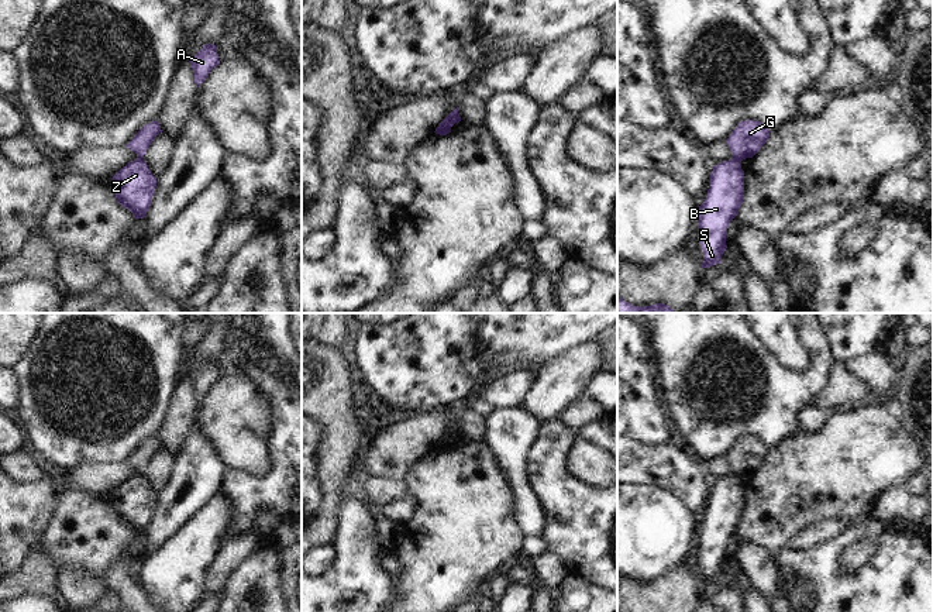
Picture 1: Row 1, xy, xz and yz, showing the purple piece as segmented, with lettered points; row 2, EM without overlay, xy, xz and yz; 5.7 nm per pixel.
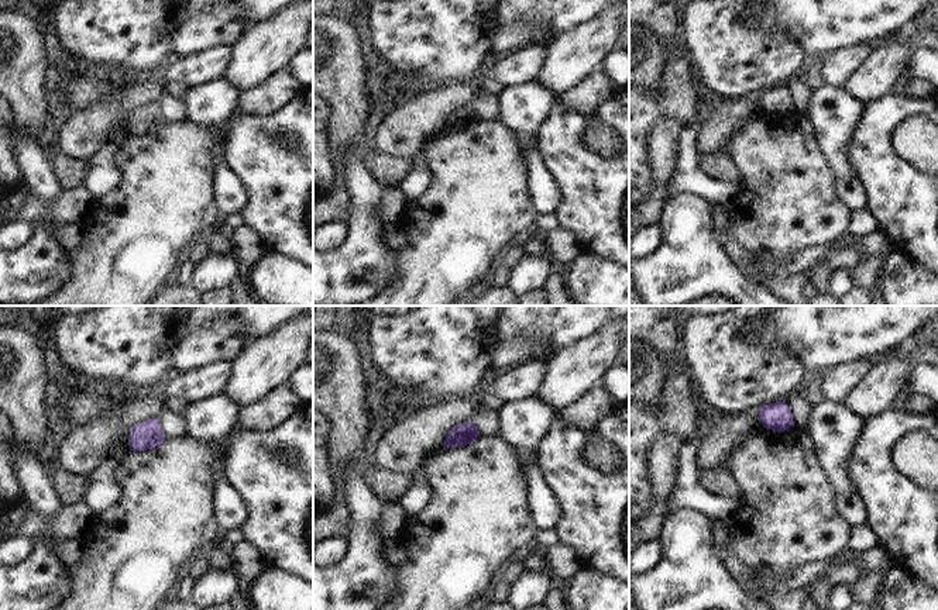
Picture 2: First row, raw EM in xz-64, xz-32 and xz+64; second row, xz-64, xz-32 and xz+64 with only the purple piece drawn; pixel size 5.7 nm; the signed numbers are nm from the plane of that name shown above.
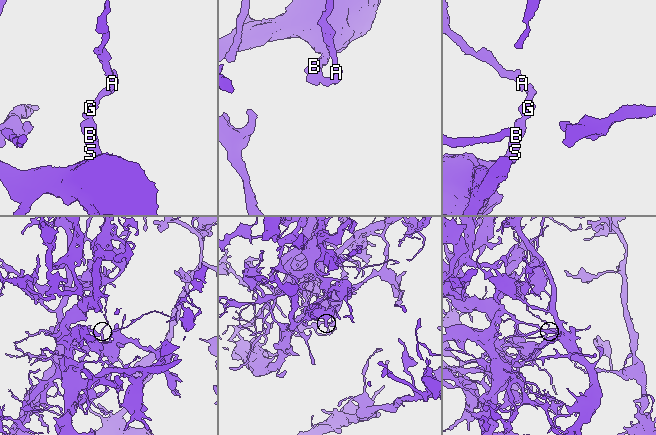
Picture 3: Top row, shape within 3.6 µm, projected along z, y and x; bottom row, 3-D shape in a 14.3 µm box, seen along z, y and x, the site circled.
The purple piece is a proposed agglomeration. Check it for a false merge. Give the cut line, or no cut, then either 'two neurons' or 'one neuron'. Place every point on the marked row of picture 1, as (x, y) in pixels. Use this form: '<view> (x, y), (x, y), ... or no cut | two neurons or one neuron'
yz (732, 157), (740, 161) | two neurons

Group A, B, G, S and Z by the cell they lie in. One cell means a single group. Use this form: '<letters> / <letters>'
A G / B S Z

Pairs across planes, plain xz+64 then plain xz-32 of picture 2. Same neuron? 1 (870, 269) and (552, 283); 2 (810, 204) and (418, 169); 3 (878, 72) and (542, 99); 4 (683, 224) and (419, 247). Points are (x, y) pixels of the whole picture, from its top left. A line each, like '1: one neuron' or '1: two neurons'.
1: one neuron
2: two neurons
3: two neurons
4: two neurons

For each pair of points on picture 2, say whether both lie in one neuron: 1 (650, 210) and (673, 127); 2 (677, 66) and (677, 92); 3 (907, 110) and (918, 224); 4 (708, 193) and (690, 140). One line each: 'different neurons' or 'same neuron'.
1: same neuron
2: same neuron
3: same neuron
4: same neuron

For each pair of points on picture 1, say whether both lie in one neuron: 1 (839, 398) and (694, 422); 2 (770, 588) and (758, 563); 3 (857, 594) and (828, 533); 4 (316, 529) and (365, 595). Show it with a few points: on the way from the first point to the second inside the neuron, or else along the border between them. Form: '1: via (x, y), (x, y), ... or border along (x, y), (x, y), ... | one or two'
1: border along (830, 374), (825, 388), (812, 401), (808, 413) | two
2: via (768, 583), (763, 568) | one
3: border along (861, 526), (853, 526), (833, 539), (799, 550) | two
4: border along (337, 509), (337, 530), (330, 542) | two

